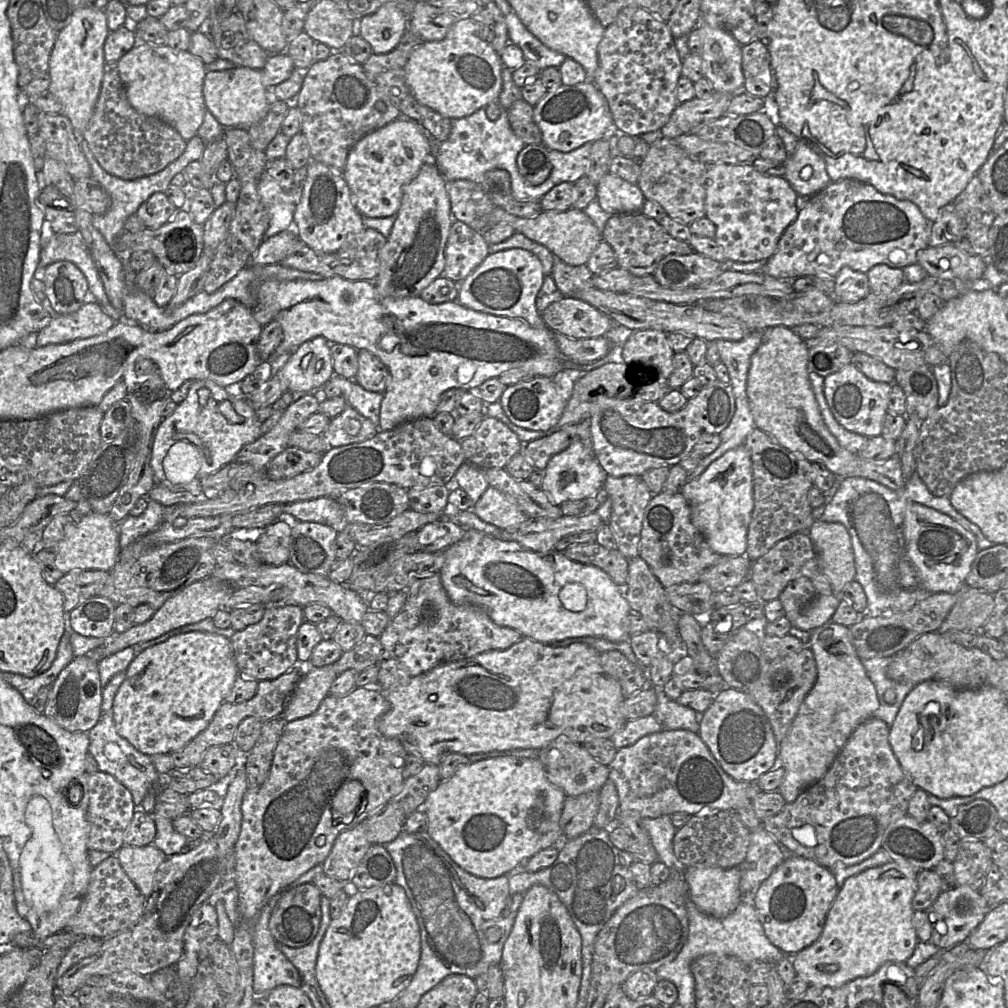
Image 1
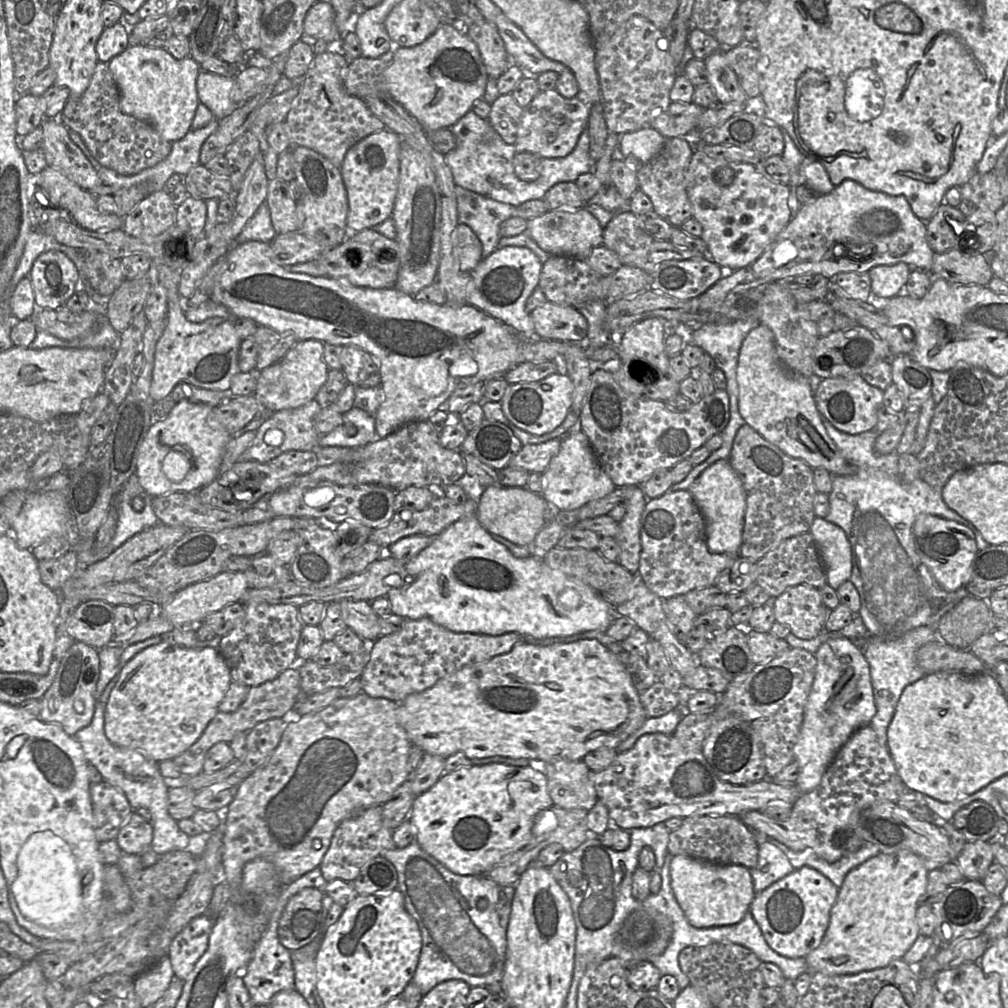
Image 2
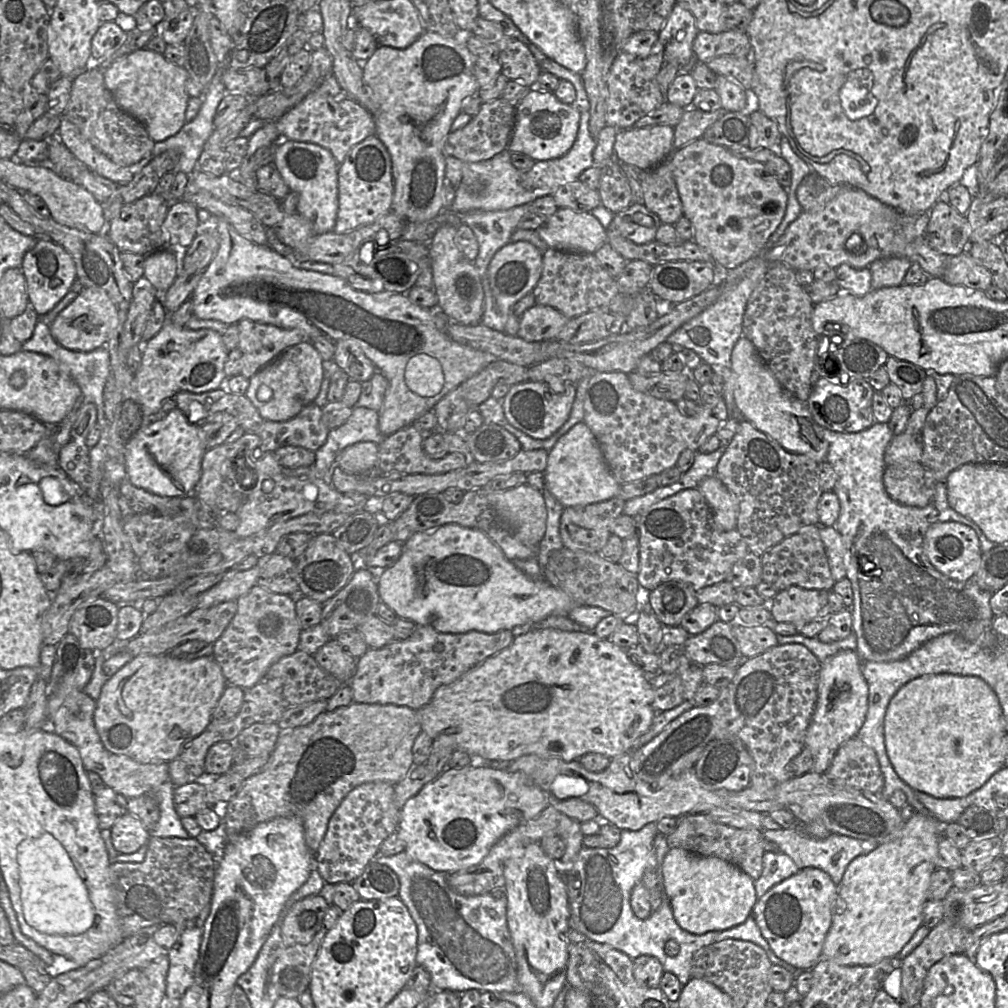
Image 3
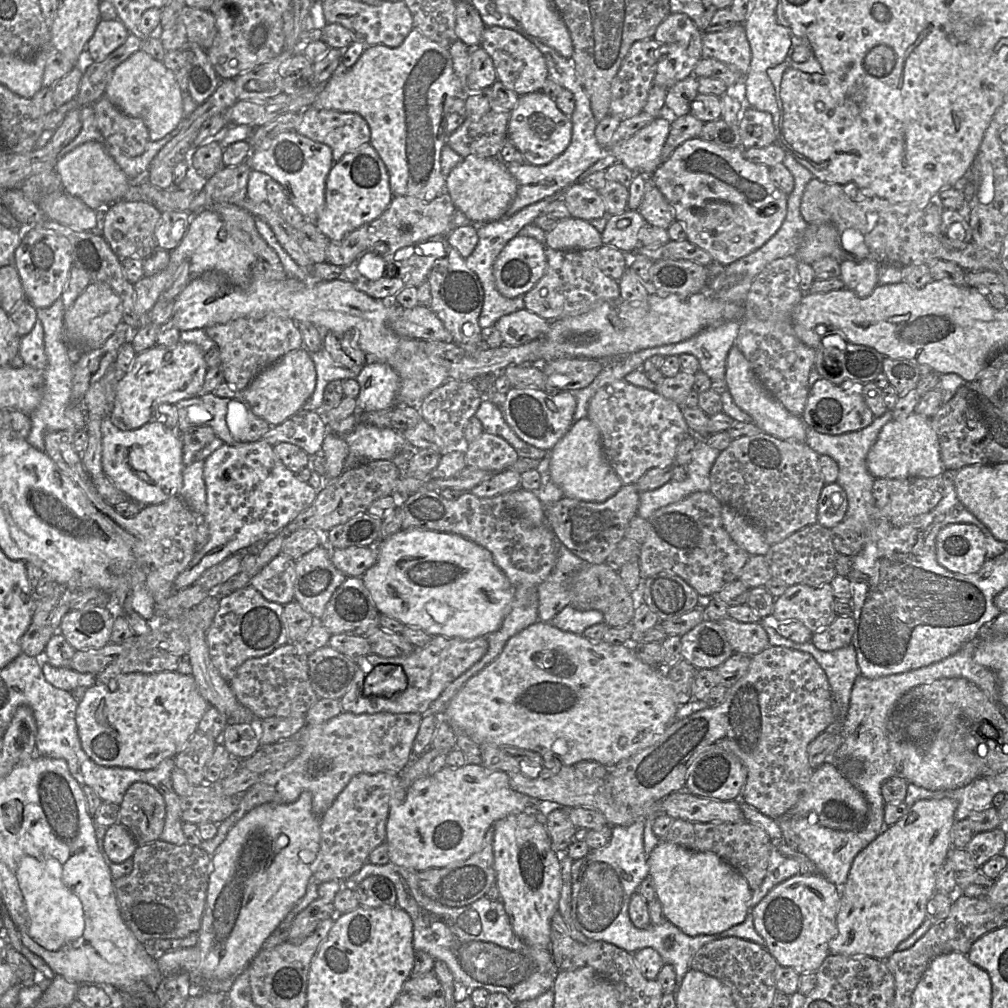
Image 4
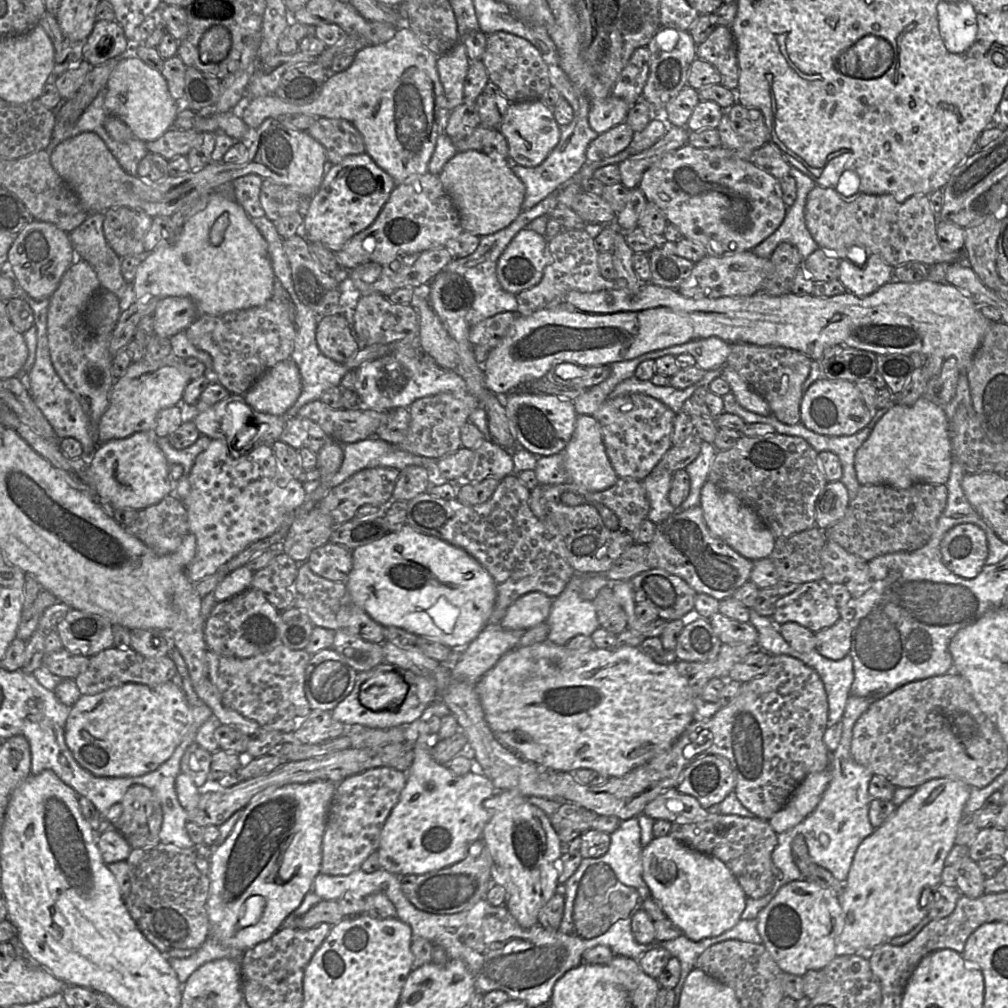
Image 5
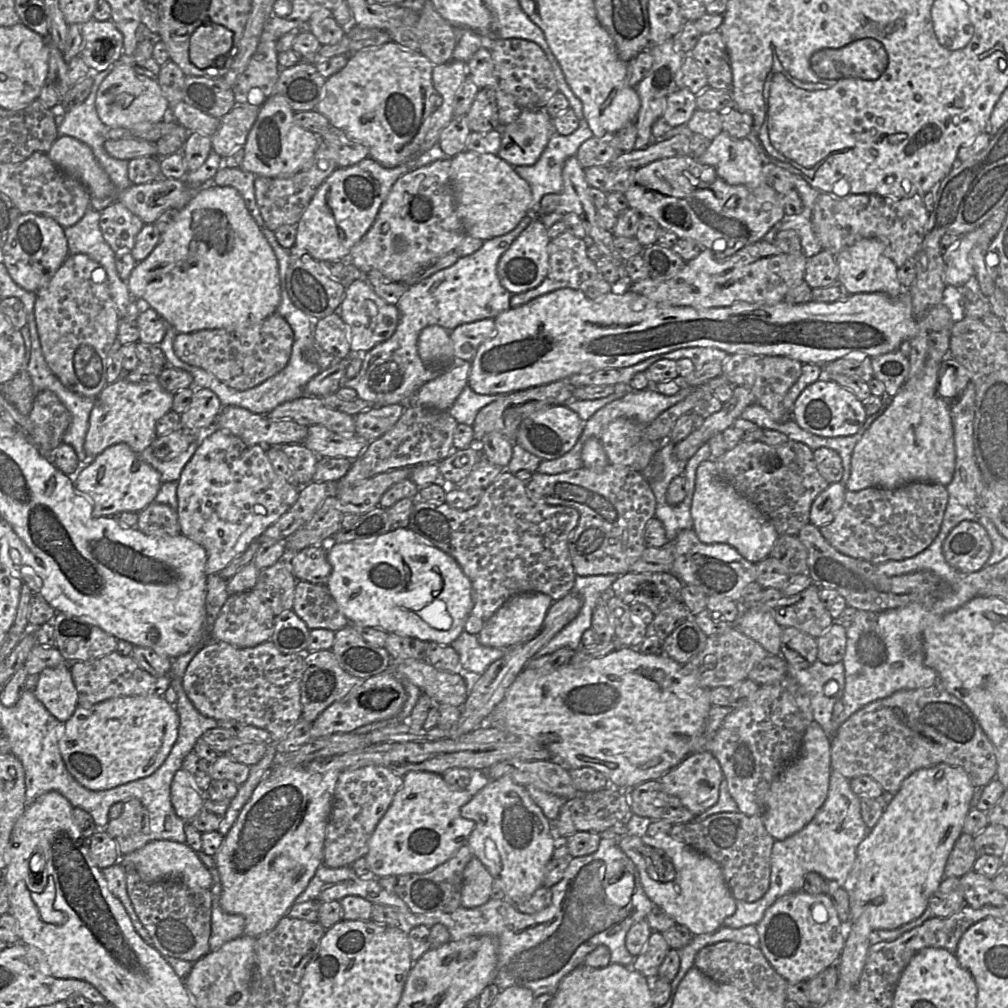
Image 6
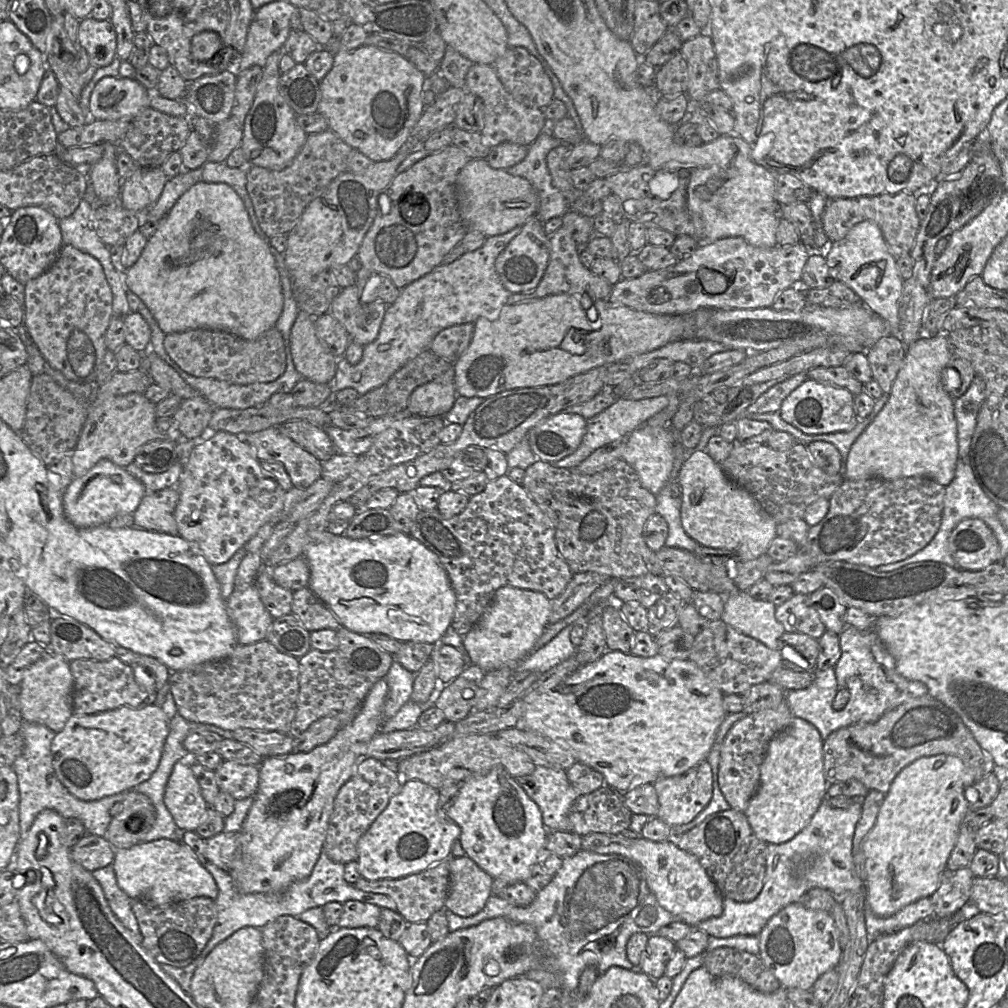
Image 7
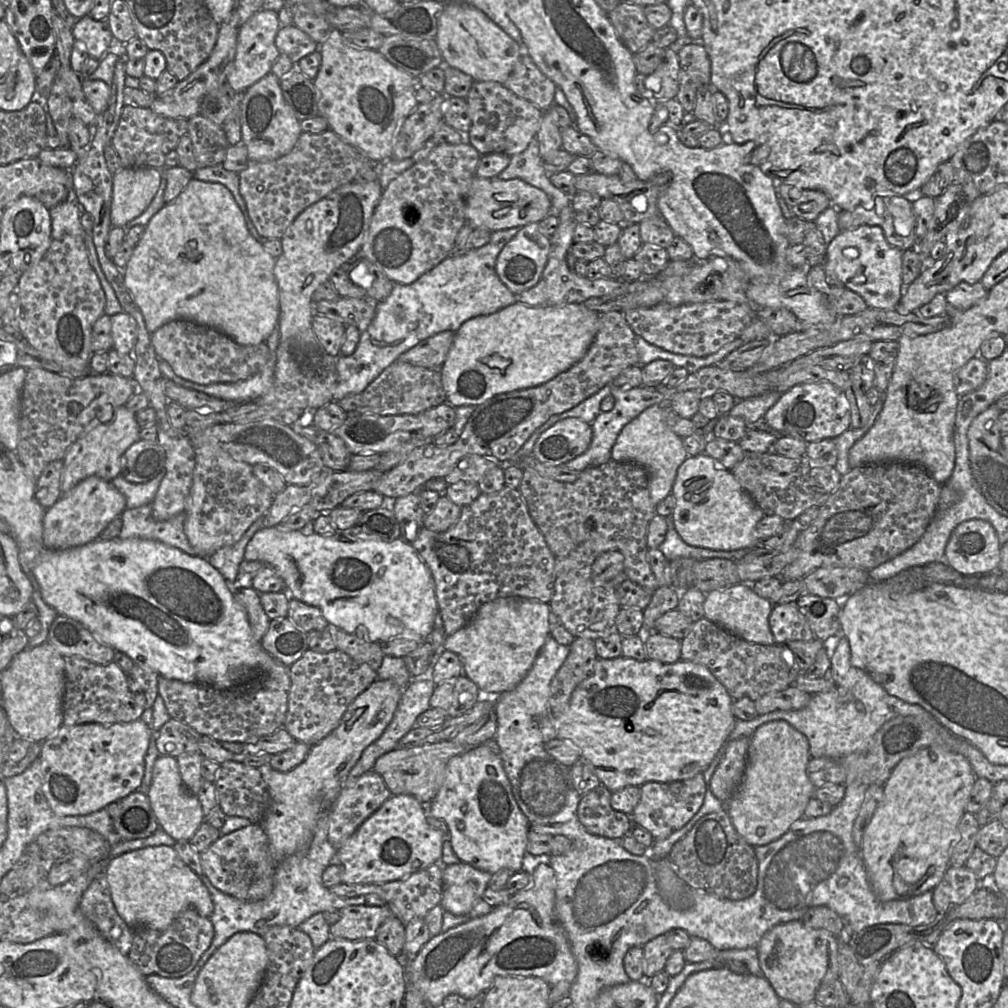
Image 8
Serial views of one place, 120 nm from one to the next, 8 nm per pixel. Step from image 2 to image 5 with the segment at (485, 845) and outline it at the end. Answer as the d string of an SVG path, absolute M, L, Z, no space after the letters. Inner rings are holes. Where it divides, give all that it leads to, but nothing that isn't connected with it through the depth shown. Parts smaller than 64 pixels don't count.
M420 719L413 722L418 723L413 747L414 760L409 768L405 787L383 825L377 849L381 869L396 875L424 874L463 860L470 844L482 836L489 820L490 815L483 802L496 792L493 783L485 775L474 774L471 770L464 775L456 775L446 765L436 762L432 756L435 742L429 738L427 722Z

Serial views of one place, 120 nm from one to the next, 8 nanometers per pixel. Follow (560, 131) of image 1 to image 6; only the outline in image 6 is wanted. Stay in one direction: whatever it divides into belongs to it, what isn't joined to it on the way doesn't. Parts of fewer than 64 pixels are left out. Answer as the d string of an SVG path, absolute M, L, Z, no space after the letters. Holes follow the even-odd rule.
M522 109L515 121L499 130L502 138L497 156L513 167L532 166L554 132L553 119L545 109Z

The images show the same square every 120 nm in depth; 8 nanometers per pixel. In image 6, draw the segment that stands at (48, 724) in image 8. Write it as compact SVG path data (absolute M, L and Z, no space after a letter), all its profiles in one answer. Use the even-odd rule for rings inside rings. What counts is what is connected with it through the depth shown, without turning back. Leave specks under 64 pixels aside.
M69 665L44 669L33 693L55 718L64 723L78 706L78 692Z

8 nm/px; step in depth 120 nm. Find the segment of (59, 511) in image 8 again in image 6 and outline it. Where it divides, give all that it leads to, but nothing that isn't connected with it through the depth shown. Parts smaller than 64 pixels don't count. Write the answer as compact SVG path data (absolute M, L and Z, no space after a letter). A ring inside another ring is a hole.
M118 443L105 449L102 453L84 464L73 478L76 490L86 496L93 504L96 517L113 517L121 512L140 513L152 504L162 485L160 473L151 465L142 461L129 445Z

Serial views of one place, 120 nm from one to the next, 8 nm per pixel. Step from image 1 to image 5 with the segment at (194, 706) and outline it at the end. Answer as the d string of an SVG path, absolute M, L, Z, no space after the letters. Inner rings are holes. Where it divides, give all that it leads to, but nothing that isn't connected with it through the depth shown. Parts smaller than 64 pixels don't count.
M173 681L150 687L125 683L95 695L82 695L71 707L65 743L78 764L97 777L134 777L156 770L168 760L193 722L185 693Z

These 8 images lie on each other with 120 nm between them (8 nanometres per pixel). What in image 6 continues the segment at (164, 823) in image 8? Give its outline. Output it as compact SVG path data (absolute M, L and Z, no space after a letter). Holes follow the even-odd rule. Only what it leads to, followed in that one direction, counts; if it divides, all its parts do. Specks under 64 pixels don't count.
M179 769L171 784L171 803L176 815L186 822L195 817L201 810L205 794L194 785L190 774Z

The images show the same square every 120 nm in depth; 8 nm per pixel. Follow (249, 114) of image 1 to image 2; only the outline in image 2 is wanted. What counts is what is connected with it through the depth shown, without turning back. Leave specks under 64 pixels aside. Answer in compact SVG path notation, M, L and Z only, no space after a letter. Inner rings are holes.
M201 70L196 81L199 101L212 111L215 118L221 120L240 106L231 99L234 85L234 77L225 77Z

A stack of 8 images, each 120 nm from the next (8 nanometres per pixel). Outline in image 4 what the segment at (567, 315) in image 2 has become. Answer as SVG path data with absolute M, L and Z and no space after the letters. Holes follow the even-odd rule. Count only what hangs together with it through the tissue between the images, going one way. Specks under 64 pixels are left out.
M524 308L502 316L493 327L500 332L504 345L519 346L545 337L550 325L550 321Z

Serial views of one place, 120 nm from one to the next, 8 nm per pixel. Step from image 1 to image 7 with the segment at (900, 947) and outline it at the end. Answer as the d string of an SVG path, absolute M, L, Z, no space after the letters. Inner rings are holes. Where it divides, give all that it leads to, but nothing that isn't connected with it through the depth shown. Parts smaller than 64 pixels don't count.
M938 754L921 757L893 780L873 828L865 837L865 897L867 907L876 915L889 917L920 898L931 896L940 884L948 858L956 844L960 825L969 810L966 790L975 783L973 771L959 757Z

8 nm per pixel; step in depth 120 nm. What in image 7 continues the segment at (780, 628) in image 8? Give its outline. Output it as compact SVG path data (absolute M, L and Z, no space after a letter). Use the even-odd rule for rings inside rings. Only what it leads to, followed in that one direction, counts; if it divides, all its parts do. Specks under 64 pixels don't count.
M796 594L776 606L775 618L787 633L802 633L819 639L826 631L817 611L809 606L808 595Z

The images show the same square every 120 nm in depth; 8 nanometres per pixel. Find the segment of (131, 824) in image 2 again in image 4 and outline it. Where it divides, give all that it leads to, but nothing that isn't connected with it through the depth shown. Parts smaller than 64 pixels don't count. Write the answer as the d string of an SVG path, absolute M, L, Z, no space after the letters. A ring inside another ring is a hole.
M119 821L107 828L103 848L112 862L123 862L131 858L138 847L132 833Z

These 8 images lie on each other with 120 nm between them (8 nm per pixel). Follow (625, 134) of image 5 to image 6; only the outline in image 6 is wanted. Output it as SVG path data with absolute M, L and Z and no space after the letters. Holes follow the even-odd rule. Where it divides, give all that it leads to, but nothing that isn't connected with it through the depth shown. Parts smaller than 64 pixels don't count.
M615 133L603 137L591 137L578 149L575 157L584 169L592 166L608 166L620 155L616 148Z

